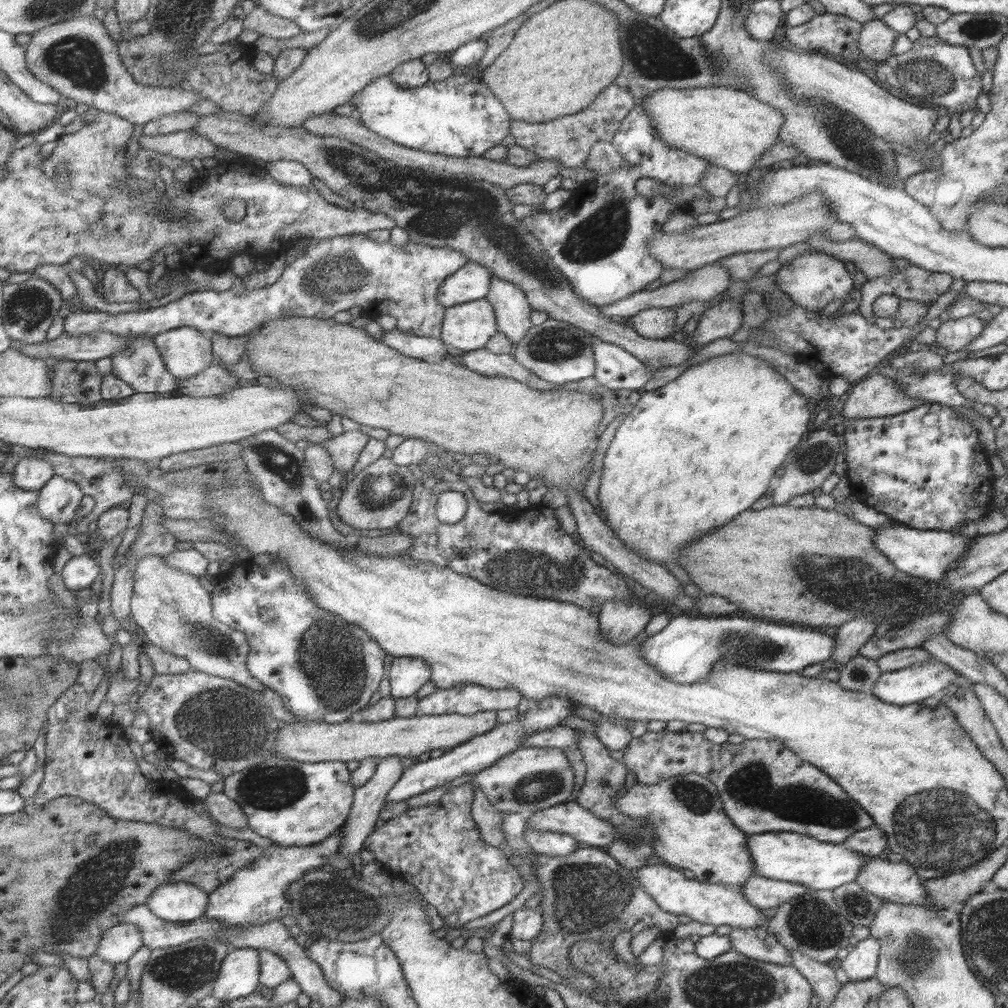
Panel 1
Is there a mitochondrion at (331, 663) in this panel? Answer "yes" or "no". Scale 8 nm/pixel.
yes

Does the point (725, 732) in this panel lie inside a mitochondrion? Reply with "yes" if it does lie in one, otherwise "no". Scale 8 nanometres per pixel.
no

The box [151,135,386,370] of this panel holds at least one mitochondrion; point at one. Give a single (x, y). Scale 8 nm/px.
(328, 276)

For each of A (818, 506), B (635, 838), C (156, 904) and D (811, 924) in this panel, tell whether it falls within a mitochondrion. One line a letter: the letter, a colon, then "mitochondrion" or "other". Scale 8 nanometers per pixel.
A: other
B: mitochondrion
C: other
D: mitochondrion

